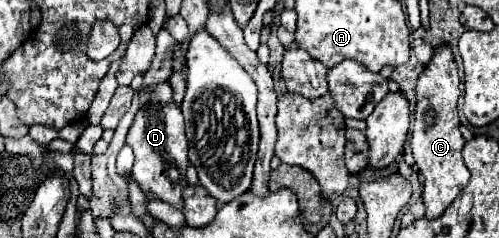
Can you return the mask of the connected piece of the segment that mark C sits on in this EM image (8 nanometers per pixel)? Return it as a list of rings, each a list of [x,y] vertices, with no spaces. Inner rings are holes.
[[[441,46],[435,50],[431,62],[419,74],[415,90],[417,90],[417,108],[411,132],[411,150],[415,166],[423,174],[423,204],[427,208],[425,216],[439,218],[469,182],[469,170],[461,158],[465,140],[459,130],[459,116],[457,116],[459,74],[451,48]]]

